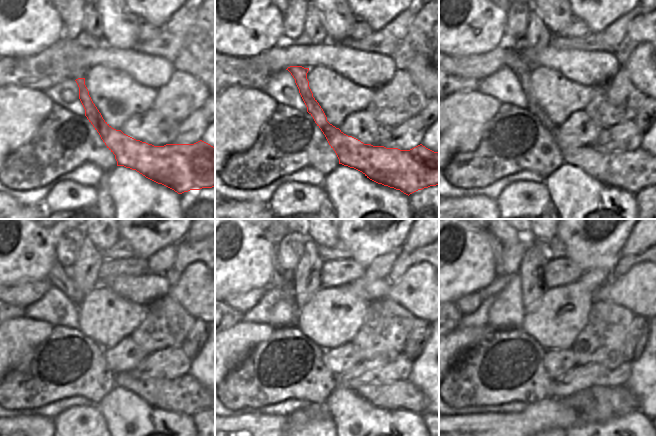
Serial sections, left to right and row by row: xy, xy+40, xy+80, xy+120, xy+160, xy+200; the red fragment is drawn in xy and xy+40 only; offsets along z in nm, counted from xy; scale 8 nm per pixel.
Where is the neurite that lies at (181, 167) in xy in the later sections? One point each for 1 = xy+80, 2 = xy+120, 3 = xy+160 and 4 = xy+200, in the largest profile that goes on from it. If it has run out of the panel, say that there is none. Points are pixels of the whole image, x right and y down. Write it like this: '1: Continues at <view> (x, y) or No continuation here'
1: Continues at xy+80 (633, 171)
2: Continues at xy+120 (185, 394)
3: Continues at xy+160 (403, 395)
4: Continues at xy+200 (617, 396).

